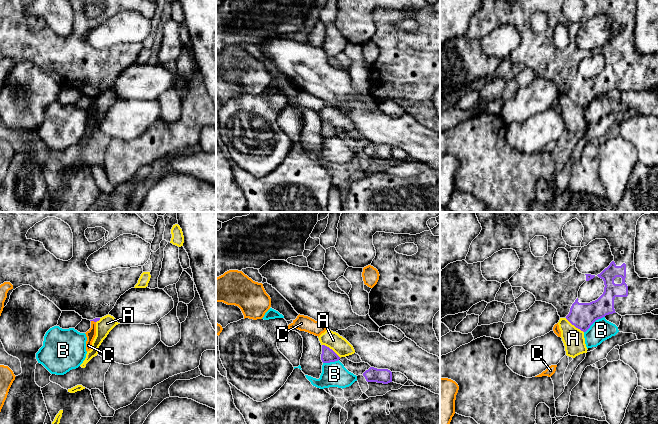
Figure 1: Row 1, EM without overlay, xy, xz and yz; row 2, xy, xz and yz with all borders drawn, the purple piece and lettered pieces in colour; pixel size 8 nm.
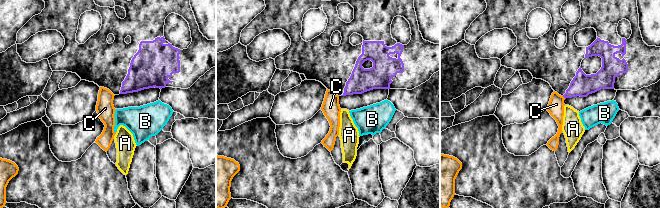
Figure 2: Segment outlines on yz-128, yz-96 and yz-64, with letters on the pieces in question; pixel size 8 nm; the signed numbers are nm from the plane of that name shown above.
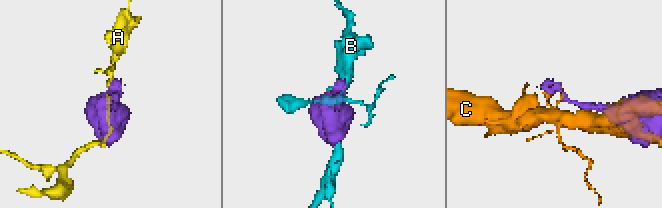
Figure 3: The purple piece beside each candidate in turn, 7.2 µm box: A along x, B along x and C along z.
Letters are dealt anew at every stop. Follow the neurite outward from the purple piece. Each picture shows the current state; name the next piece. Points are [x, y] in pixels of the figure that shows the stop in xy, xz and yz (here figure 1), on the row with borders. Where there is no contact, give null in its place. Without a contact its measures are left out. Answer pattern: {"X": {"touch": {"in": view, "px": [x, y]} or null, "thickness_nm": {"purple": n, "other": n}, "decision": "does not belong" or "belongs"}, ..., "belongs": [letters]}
{"A": {"touch": {"in": "xz", "px": [331, 349]}, "thickness_nm": {"purple": 110, "other": 140}, "decision": "does not belong"}, "B": {"touch": {"in": "yz", "px": [594, 321]}, "thickness_nm": {"purple": 200, "other": 170}, "decision": "does not belong"}, "C": {"touch": {"in": "xy", "px": [93, 320]}, "thickness_nm": {"purple": 30, "other": 70}, "decision": "does not belong"}, "belongs": []}

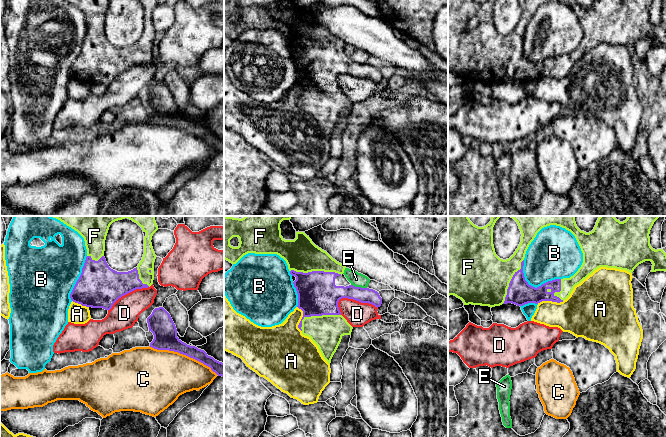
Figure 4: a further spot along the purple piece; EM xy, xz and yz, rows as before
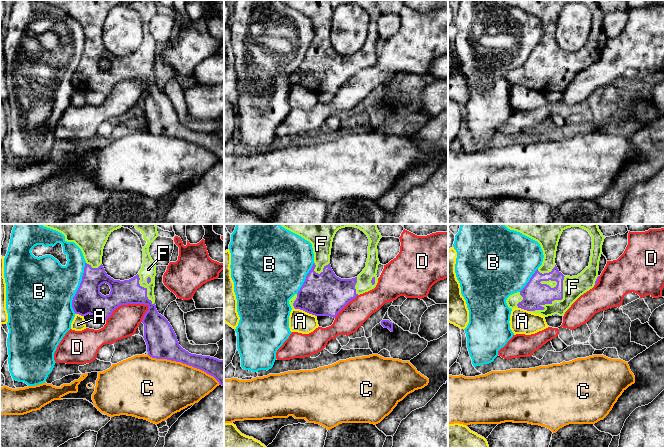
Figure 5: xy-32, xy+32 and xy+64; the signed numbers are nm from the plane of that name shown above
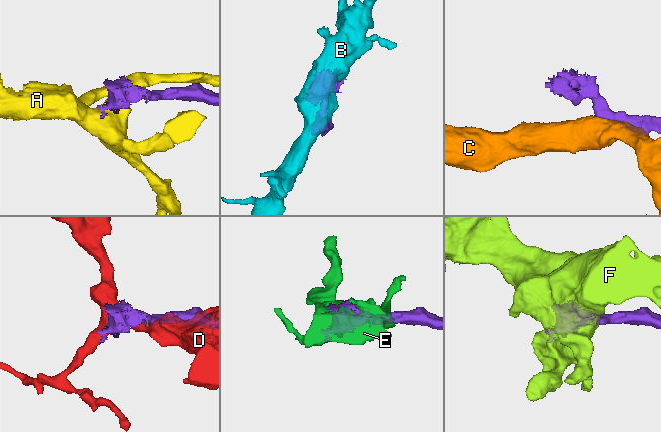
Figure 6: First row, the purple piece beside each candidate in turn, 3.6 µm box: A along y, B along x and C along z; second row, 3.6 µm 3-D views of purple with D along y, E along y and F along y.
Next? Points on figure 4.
{"A": {"touch": {"in": "xz", "px": [301, 319]}, "thickness_nm": {"purple": 320, "other": 340}, "decision": "does not belong"}, "B": {"touch": {"in": "yz", "px": [532, 286]}, "thickness_nm": {"purple": 200, "other": 340}, "decision": "does not belong"}, "C": {"touch": {"in": "xy", "px": [183, 354]}, "thickness_nm": {"purple": 190, "other": 420}, "decision": "does not belong"}, "D": {"touch": {"in": "xz", "px": [357, 300]}, "thickness_nm": {"purple": 200, "other": 200}, "decision": "does not belong"}, "E": {"touch": {"in": "xz", "px": [359, 287]}, "thickness_nm": {"purple": 180, "other": 120}, "decision": "does not belong"}, "F": {"touch": {"in": "xz", "px": [316, 271]}, "thickness_nm": {"purple": 320, "other": 280}, "decision": "belongs"}, "belongs": ["F"]}

